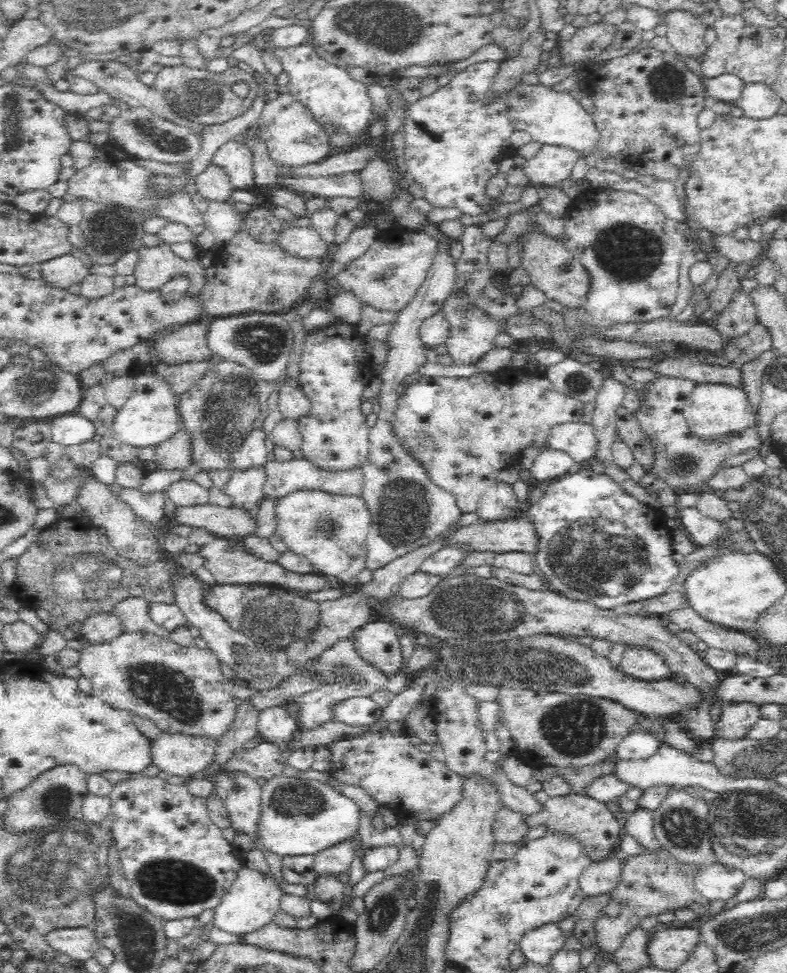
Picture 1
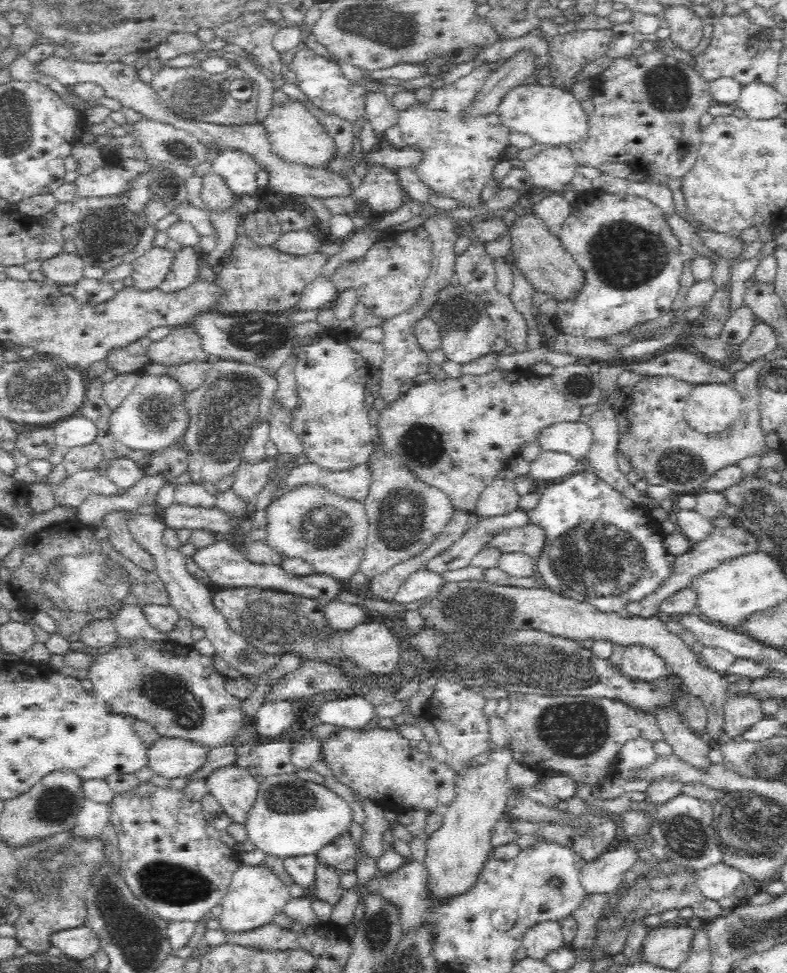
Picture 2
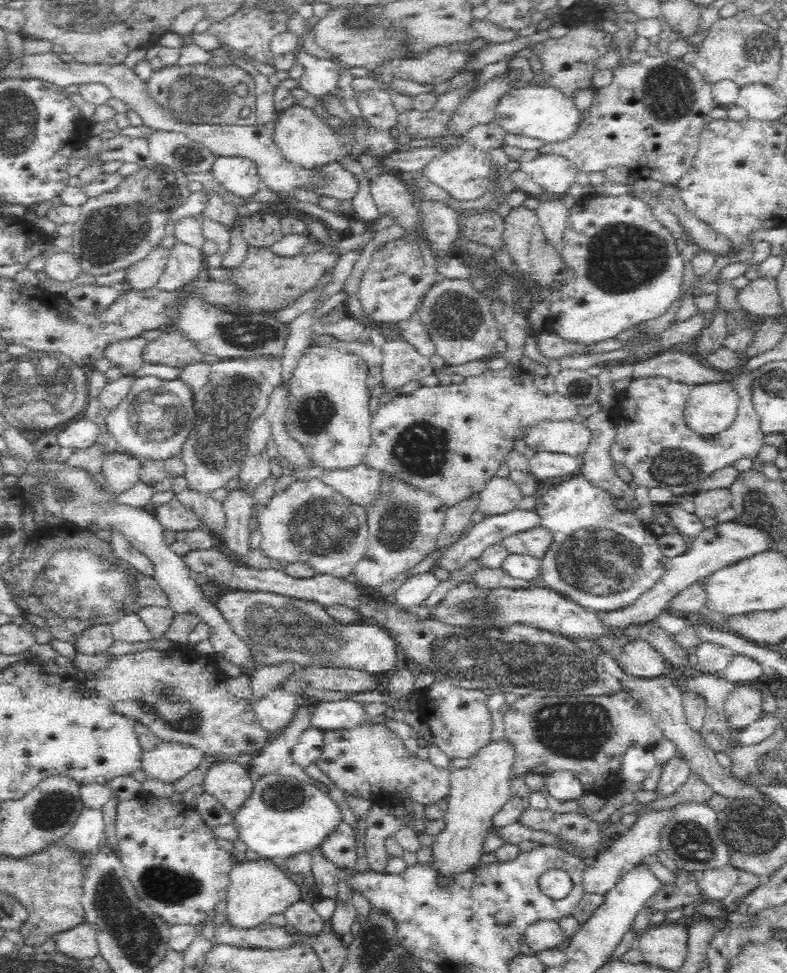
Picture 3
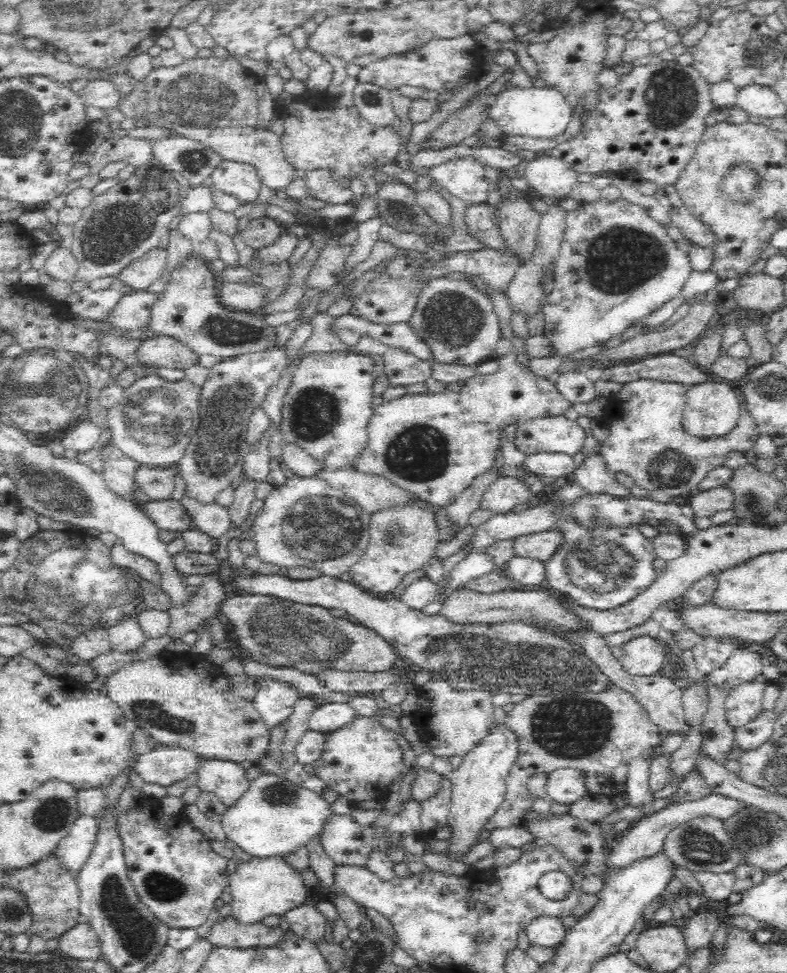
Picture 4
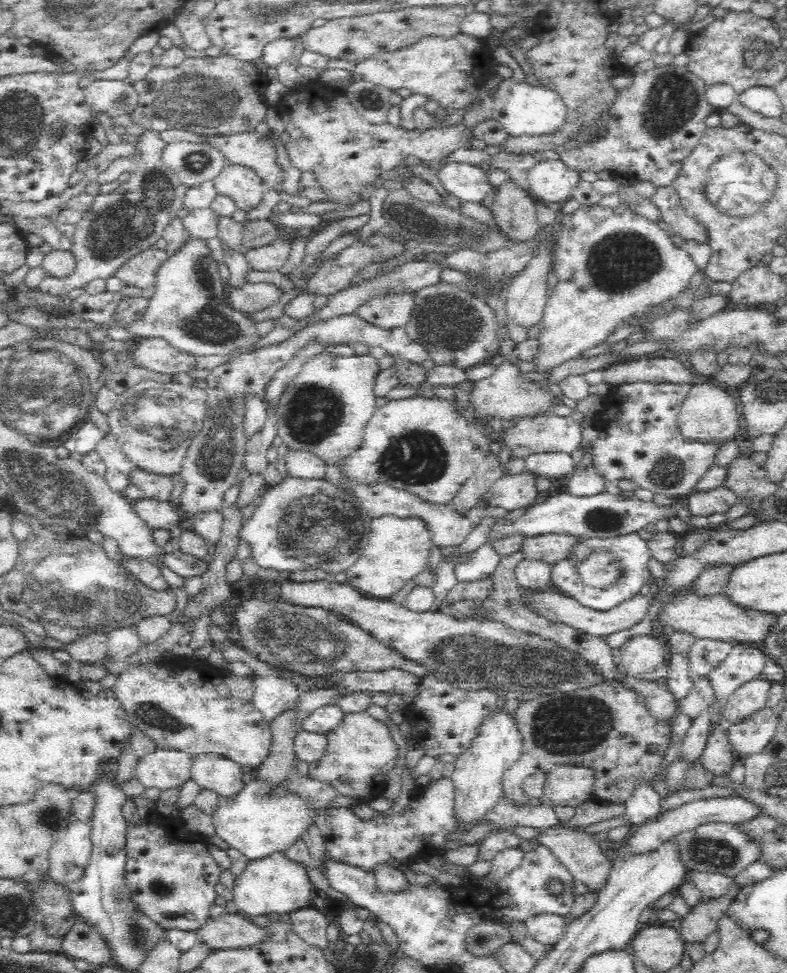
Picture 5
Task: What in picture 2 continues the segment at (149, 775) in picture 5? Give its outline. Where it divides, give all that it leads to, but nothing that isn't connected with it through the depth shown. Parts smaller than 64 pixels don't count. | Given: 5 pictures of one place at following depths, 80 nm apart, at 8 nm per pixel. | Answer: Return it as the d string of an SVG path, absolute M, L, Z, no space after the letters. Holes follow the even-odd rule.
M160 737L149 747L147 766L166 779L189 777L209 756L209 746L188 738Z

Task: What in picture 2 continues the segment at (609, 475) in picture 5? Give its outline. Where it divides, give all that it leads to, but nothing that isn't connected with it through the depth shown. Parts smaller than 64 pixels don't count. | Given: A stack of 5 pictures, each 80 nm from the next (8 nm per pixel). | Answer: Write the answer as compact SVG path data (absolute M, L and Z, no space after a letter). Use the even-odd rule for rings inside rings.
M764 356L748 363L746 368L736 372L732 385L742 395L740 421L733 429L719 435L704 435L690 429L683 410L687 397L694 385L674 379L672 376L646 377L635 384L627 415L632 423L632 432L628 438L619 440L617 451L631 459L633 469L640 479L650 484L662 484L677 494L691 494L721 468L737 464L748 456L761 456L768 448L765 435L760 427L760 395L758 380L764 366L771 361L771 356Z

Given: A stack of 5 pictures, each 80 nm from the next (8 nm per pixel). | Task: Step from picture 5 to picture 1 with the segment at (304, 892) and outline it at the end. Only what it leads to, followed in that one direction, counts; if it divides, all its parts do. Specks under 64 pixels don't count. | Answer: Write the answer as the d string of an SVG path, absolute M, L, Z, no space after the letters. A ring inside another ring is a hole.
M244 866L242 870L238 871L234 884L226 890L221 902L213 909L214 916L208 921L212 921L217 930L231 935L244 936L273 923L274 916L281 912L278 904L281 892L270 876Z

